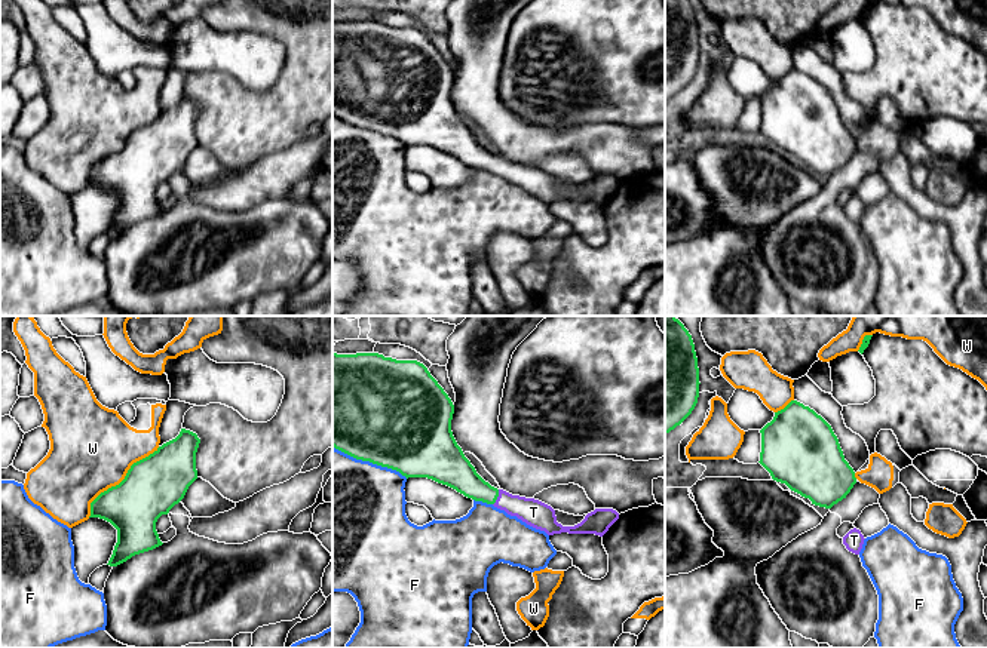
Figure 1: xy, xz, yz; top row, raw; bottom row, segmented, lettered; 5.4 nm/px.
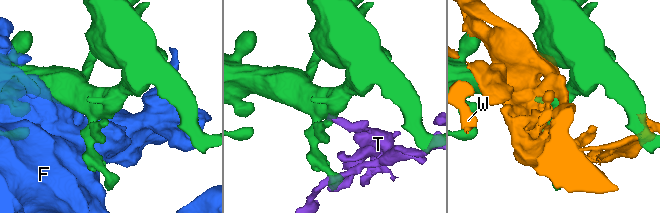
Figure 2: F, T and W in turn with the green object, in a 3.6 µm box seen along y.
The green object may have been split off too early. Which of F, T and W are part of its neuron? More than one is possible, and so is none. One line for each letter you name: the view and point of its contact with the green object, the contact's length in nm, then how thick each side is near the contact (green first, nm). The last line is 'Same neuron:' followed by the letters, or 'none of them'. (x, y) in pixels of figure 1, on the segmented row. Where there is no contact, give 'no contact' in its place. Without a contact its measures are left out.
T: xz (497, 496) | 90 nm | 170/140 nm
Same neuron: T

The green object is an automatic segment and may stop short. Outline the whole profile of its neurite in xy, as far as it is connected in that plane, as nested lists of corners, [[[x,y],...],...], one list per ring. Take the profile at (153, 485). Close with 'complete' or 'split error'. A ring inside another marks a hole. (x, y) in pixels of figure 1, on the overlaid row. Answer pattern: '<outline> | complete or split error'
[[[181,429],[175,439],[134,463],[119,485],[91,503],[89,518],[104,519],[117,529],[117,543],[107,565],[117,566],[163,544],[156,522],[184,498],[197,479],[199,443],[196,433]]] | complete

